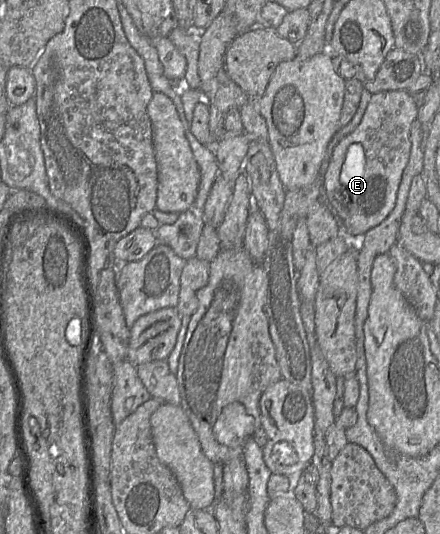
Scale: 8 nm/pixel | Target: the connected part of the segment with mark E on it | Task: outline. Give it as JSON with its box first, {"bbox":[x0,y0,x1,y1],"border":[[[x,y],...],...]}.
{"bbox":[324,91,418,236],"border":[[[407,91],[374,93],[357,128],[334,148],[324,178],[325,195],[352,236],[363,236],[394,208],[402,173],[410,156],[410,131],[417,112],[418,104]]]}

